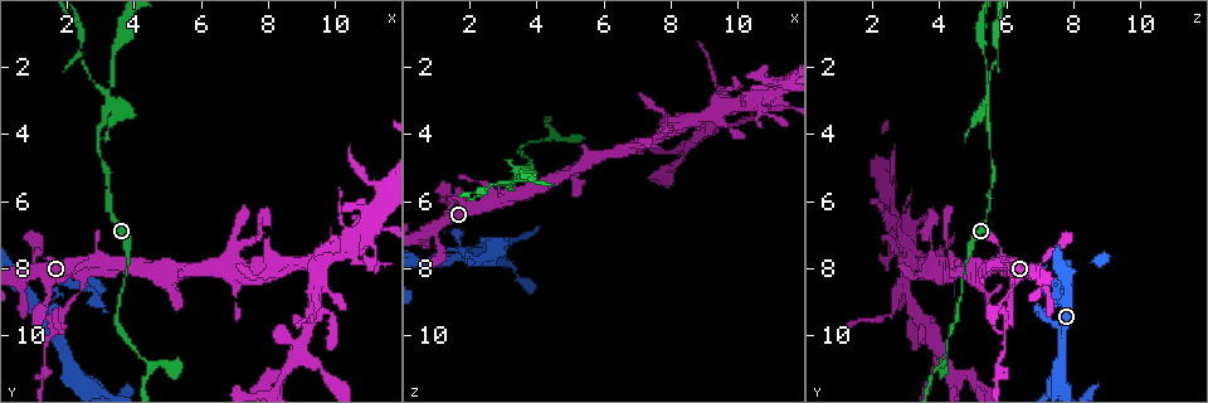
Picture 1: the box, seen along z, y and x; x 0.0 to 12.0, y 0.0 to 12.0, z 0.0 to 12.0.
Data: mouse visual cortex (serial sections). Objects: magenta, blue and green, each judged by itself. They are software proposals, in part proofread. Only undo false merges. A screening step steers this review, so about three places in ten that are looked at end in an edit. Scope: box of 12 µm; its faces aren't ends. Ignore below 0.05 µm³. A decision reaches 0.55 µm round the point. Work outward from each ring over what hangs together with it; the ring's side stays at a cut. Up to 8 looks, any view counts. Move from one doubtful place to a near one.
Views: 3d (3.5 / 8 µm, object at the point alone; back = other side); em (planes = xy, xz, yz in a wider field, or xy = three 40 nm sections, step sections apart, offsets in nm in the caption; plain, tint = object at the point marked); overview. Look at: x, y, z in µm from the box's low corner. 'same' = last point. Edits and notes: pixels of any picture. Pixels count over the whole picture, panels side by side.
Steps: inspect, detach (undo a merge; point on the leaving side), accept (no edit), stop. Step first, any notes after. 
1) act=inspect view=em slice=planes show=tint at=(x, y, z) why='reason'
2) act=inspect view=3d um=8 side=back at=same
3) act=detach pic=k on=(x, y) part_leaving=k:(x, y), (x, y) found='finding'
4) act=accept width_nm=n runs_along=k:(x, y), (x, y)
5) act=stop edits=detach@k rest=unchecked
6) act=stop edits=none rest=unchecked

act=inspect view=3d um=3.5 at=(2.2, 10.9, 7.6) why='calibre changes'

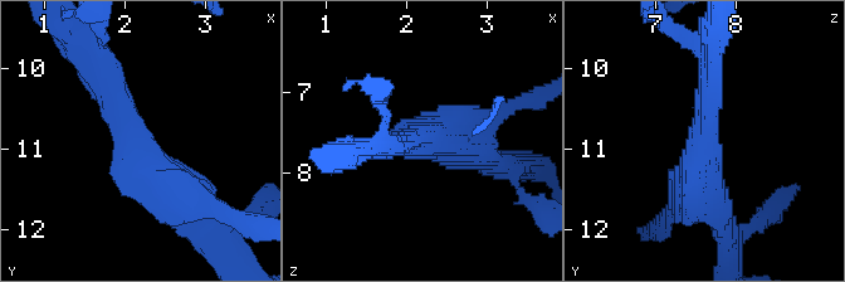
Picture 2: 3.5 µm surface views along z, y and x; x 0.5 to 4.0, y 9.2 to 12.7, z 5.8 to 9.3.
act=inspect view=em slice=planes show=tint at=(2.15, 10.95, 7.55) arm_widths_nm=300,600

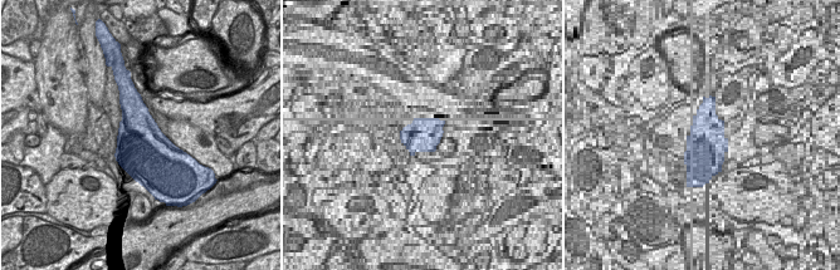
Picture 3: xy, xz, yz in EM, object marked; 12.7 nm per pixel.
act=inspect view=em slice=xy step=5 show=tint at=same why='cut it another way'

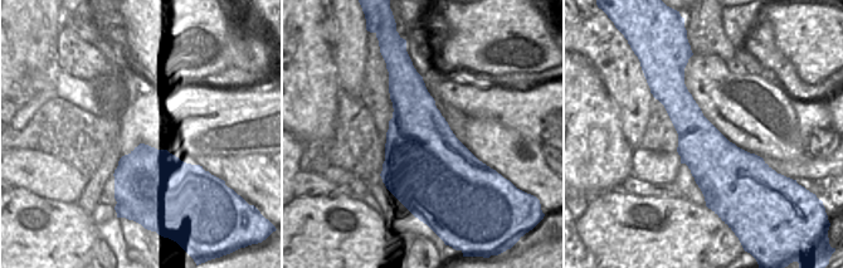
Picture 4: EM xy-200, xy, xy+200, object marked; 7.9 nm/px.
act=accept width_nm=700 runs_along=2:(104, 68), (135, 154), (189, 204) found='continuous, no second cell'

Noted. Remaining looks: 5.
act=inspect view=3d um=3.5 at=(9.4, 7.9, 3.1) why='two arms at a narrow angle'

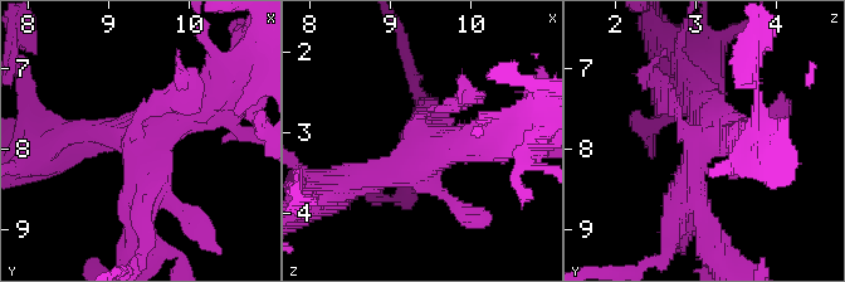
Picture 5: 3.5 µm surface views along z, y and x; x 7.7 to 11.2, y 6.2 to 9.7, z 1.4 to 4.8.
act=inspect view=em slice=xy step=1 show=tint at=(9.40, 7.95, 3.10) why='now the EM'

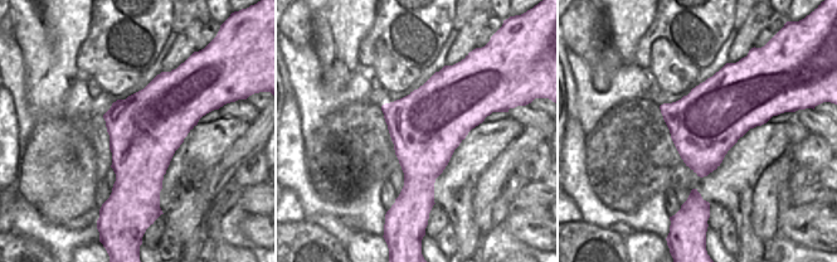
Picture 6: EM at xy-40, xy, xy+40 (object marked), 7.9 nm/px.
act=accept found='all the same cell'

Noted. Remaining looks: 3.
act=inspect view=3d um=3.5 side=back at=(4.5, 10.8, 4.1)

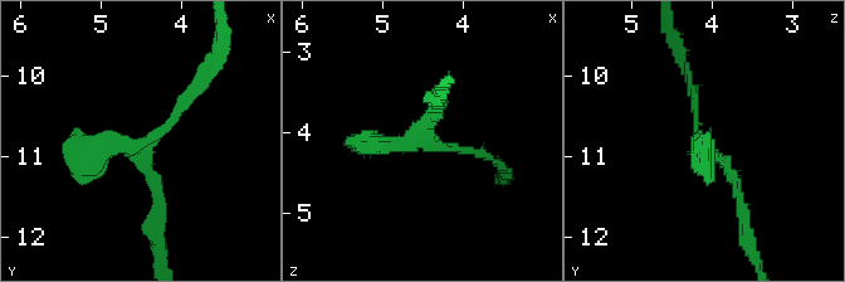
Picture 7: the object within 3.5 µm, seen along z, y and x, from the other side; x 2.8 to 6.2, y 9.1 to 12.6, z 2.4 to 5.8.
act=inspect view=em slice=xy step=2 show=tint at=(4.50, 10.90, 4.05)

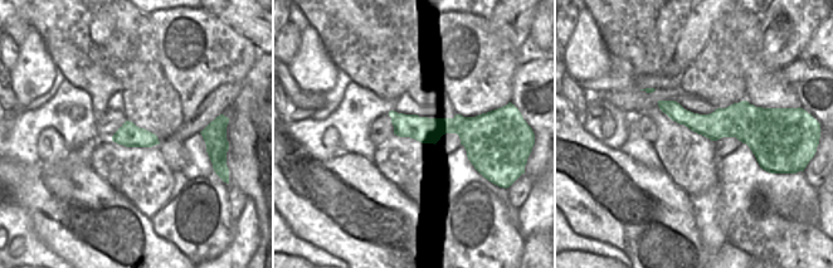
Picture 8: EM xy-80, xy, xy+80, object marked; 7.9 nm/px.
act=accept found='continuous, no second cell'

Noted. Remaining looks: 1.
act=stop edits=none rest=unchecked

